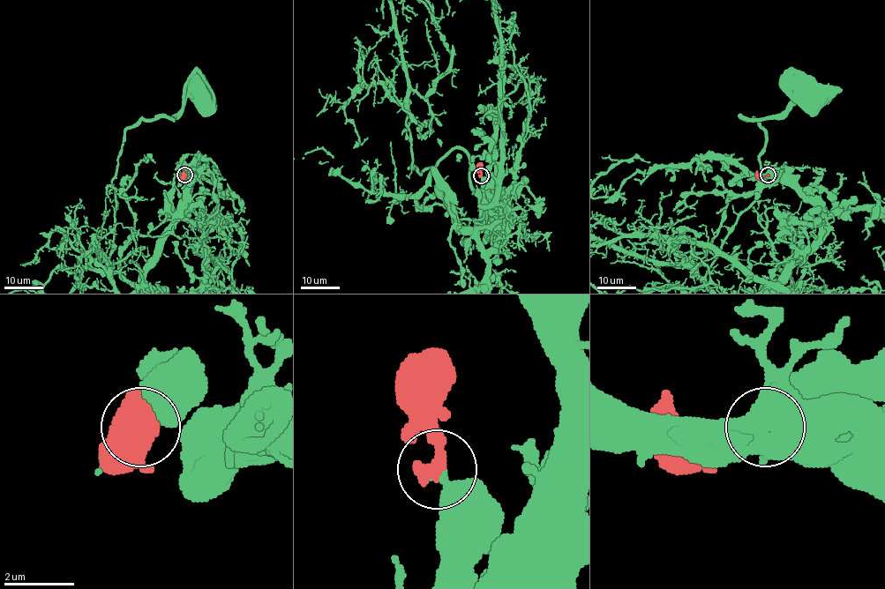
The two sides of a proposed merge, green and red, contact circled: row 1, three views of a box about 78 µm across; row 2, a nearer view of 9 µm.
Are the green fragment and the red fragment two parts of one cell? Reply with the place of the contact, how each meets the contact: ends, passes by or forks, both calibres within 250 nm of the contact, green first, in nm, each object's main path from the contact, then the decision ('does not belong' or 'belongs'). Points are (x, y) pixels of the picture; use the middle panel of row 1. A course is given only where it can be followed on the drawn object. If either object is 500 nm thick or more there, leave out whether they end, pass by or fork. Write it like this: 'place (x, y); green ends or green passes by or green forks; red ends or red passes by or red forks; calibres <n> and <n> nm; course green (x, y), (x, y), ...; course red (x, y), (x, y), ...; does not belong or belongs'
place (481, 175); green ends; red ends; calibres 420 and 480 nm; course green (482, 175), (479, 220), (464, 227), (408, 113), (408, 167), (421, 173), (461, 148), (468, 185), (497, 225); course red (481, 175), (481, 165); belongs

